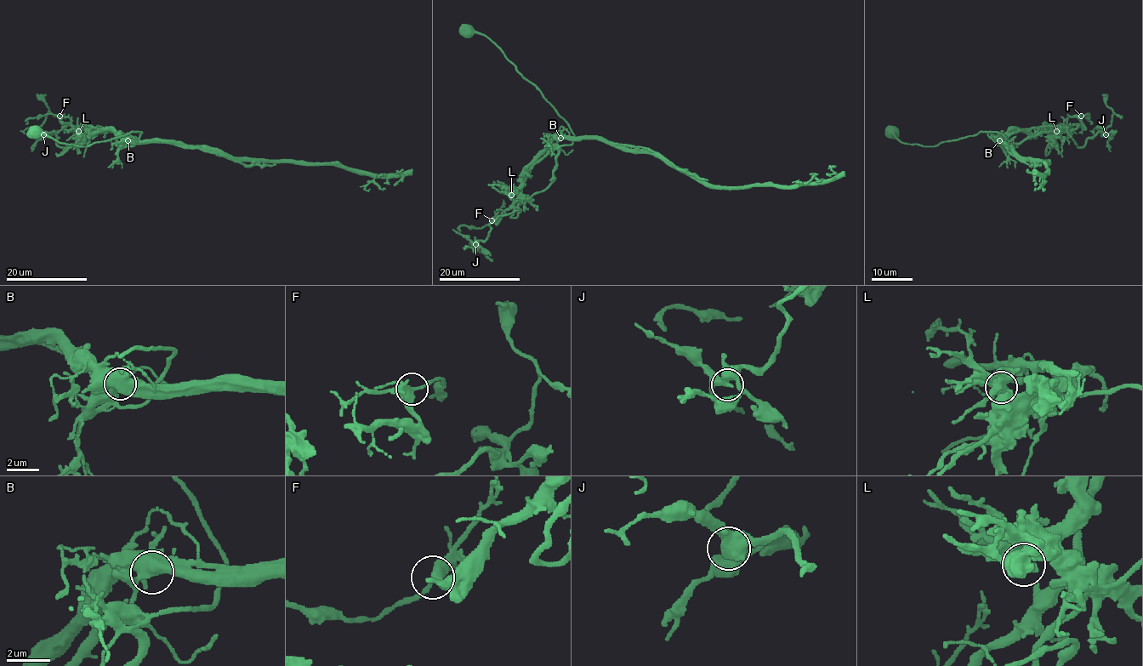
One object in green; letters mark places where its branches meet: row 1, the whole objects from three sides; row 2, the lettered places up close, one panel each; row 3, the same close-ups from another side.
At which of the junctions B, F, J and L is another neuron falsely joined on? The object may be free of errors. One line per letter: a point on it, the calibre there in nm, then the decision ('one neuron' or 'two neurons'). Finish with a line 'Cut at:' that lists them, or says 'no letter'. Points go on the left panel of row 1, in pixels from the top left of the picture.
B: place (127, 140); calibre 550 nm; two neurons
F: place (59, 116); calibre 360 nm; one neuron
J: place (43, 134); calibre 360 nm; one neuron
L: place (78, 131); calibre 480 nm; one neuron
Cut at: B

